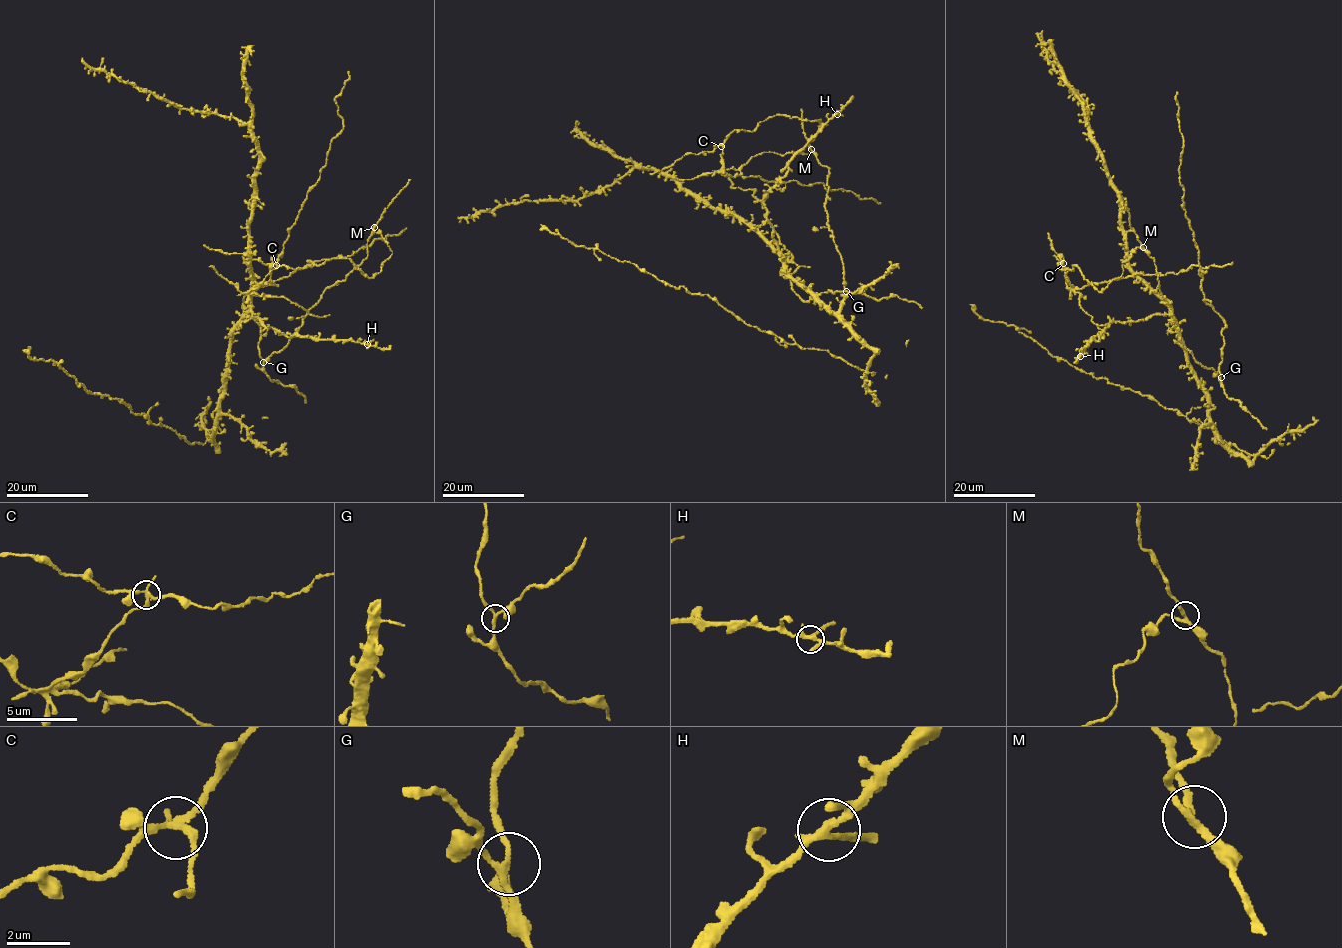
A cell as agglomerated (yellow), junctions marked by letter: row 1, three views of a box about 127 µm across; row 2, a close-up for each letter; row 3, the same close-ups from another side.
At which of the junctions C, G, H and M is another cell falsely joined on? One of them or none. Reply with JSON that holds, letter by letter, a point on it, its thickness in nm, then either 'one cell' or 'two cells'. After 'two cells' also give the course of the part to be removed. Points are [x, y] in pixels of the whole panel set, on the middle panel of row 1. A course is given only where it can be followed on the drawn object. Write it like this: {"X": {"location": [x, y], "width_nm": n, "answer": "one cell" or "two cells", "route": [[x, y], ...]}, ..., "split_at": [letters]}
{"C": {"location": [721, 146], "width_nm": 200, "answer": "two cells", "route": [[721, 146], [721, 171], [732, 177], [820, 182], [827, 190], [850, 190], [880, 202]]}, "G": {"location": [846, 291], "width_nm": 190, "answer": "one cell"}, "H": {"location": [837, 114], "width_nm": 240, "answer": "one cell"}, "M": {"location": [811, 149], "width_nm": 200, "answer": "one cell"}, "split_at": ["C"]}

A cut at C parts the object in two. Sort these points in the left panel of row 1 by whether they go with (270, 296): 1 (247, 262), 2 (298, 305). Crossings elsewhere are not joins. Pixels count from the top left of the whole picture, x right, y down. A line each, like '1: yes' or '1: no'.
1: no
2: yes

